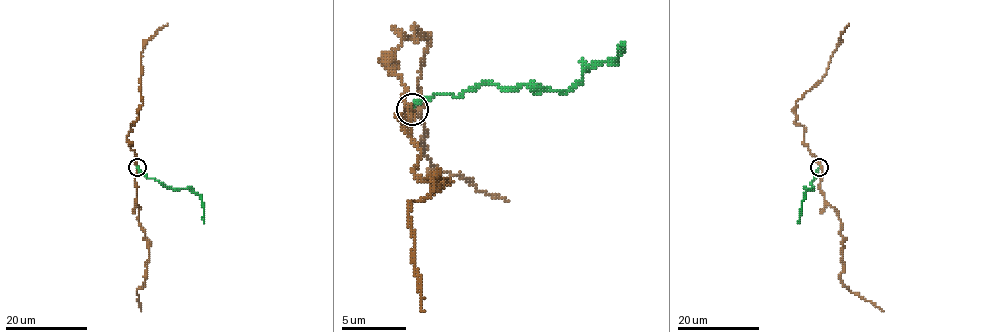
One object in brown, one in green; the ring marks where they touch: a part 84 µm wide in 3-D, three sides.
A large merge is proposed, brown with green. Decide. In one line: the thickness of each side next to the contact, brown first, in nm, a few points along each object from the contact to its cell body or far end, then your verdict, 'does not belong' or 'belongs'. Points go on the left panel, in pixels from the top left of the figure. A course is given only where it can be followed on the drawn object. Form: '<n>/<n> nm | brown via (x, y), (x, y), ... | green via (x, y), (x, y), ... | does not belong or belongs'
190/160 nm | brown via (137, 166), (127, 139), (142, 102), (139, 89), (141, 51), (146, 42), (168, 24) | green via (137, 166), (148, 178), (168, 187), (187, 188), (195, 192), (202, 201), (204, 224) | does not belong

